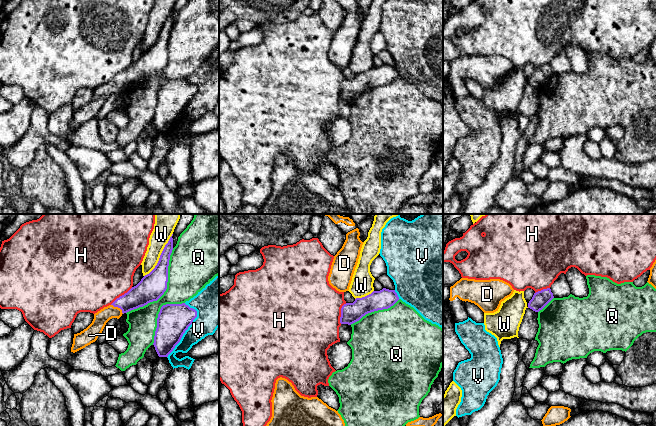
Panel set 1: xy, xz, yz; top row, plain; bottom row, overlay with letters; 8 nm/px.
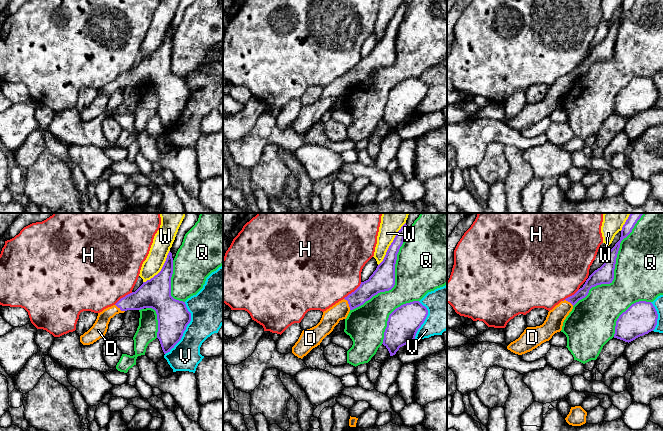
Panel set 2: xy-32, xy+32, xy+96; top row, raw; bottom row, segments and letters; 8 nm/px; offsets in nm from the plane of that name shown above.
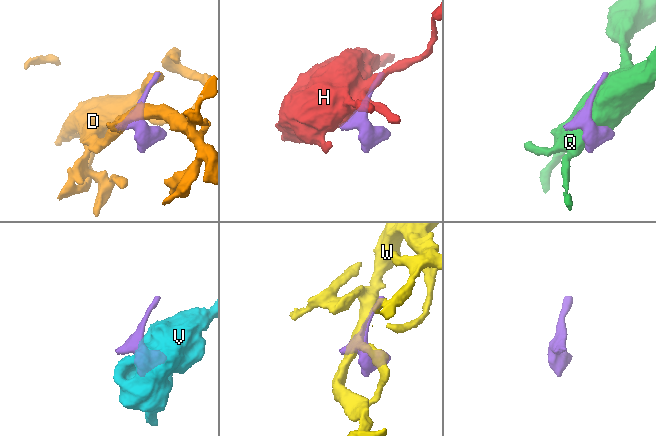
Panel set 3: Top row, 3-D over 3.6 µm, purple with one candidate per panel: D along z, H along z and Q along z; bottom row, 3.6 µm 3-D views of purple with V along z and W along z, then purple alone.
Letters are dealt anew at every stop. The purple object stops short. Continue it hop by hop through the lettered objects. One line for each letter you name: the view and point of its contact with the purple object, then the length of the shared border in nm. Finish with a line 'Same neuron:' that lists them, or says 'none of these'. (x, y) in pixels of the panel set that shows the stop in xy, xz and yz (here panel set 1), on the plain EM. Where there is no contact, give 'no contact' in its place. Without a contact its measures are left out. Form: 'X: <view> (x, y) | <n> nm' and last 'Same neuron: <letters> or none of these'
D: xy (118, 83) | 130 nm
Same neuron: D

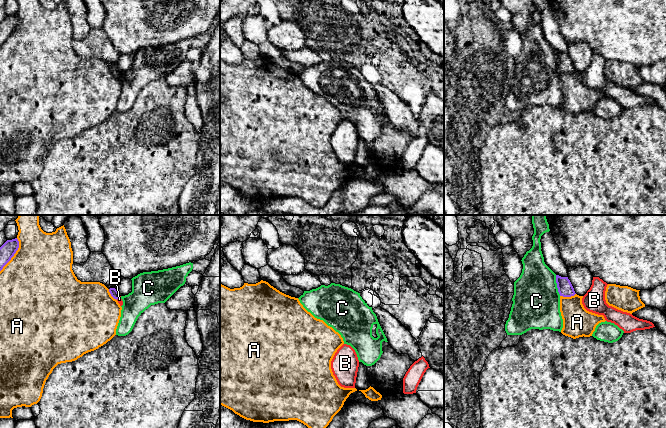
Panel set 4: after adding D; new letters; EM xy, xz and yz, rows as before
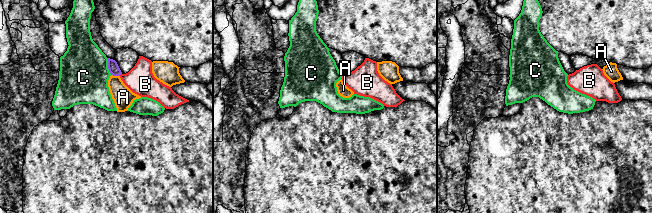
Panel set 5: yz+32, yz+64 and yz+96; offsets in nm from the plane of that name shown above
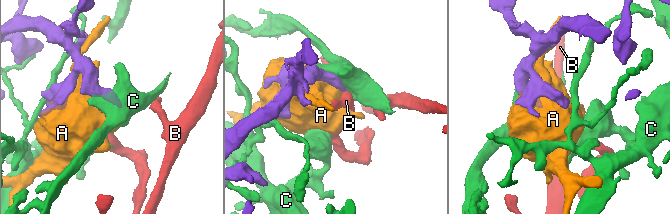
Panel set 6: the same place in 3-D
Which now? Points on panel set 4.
Same neuron: none of these

